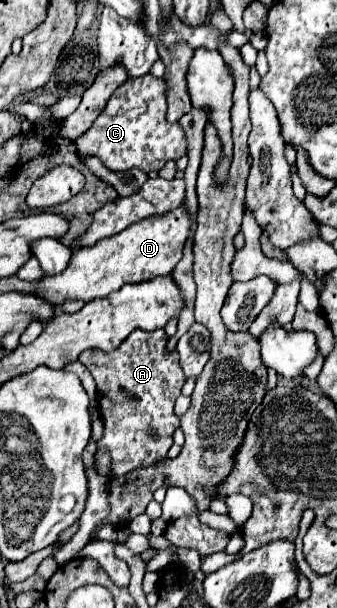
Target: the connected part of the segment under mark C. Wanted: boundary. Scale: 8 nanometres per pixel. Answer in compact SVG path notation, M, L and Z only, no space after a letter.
M152 74L128 78L108 100L104 112L94 124L76 138L80 156L98 156L106 168L124 172L140 168L144 172L160 170L168 160L178 160L186 154L184 128L166 120L166 82Z

